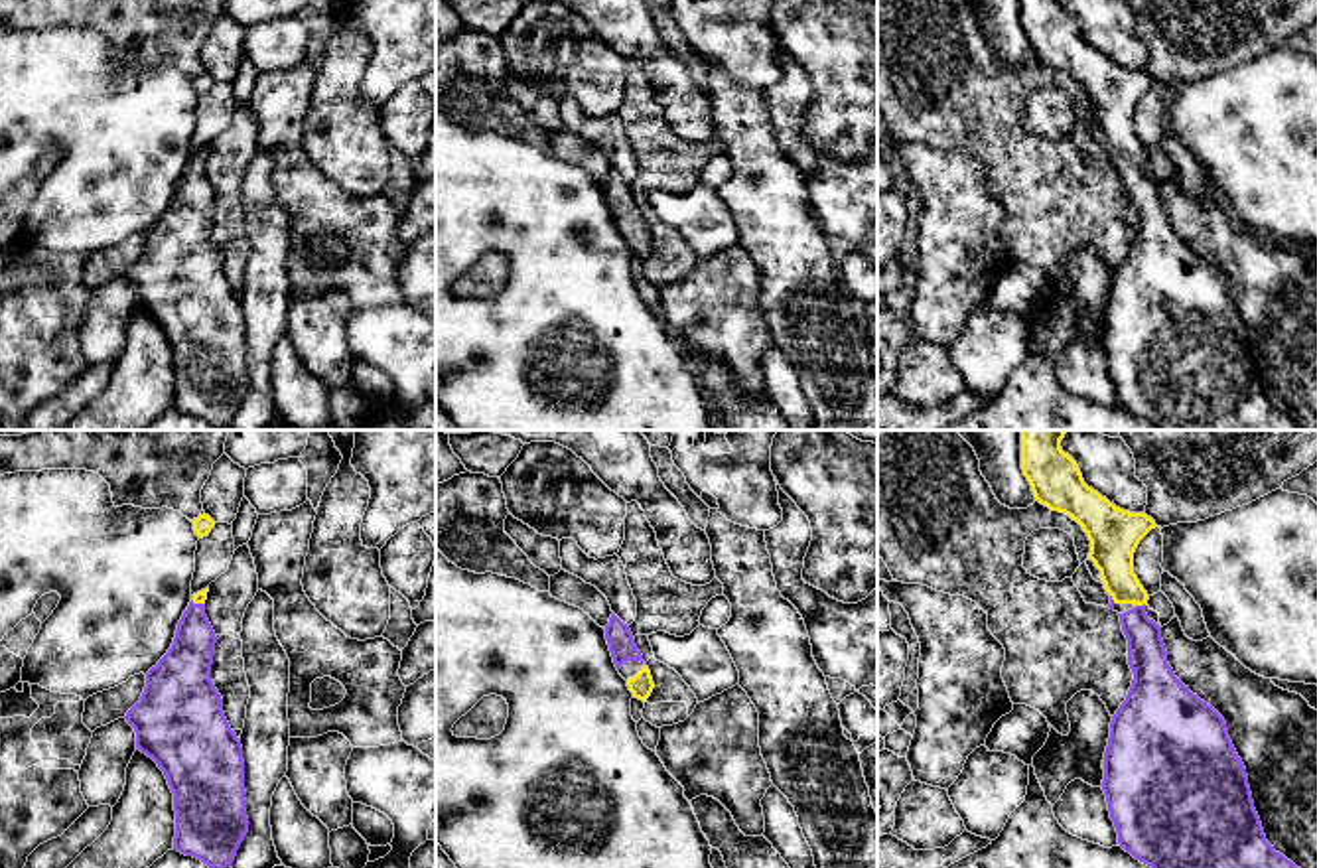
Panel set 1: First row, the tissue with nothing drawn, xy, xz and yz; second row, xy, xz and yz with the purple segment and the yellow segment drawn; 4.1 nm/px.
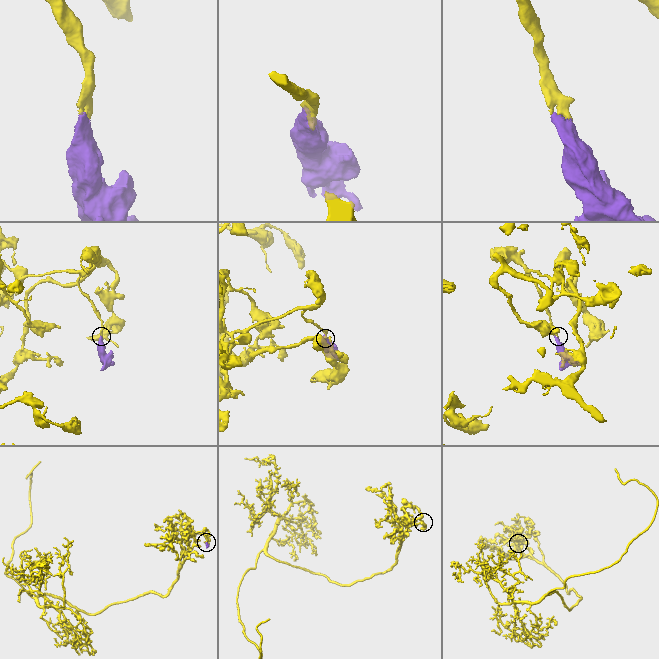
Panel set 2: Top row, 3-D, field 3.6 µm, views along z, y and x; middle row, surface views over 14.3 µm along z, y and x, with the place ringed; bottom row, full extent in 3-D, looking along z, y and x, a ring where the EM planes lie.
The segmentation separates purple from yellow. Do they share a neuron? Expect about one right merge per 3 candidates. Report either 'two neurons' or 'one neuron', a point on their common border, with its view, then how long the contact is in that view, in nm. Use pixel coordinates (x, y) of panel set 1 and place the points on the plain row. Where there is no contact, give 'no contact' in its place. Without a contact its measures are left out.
one neuron; contact yz (1140, 164); length 50 nm

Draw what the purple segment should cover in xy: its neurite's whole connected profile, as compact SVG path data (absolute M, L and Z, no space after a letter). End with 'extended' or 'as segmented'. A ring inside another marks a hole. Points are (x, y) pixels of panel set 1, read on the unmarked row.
M207 150L193 152L172 205L146 231L144 251L124 276L173 351L173 408L221 430L233 422L248 375L243 304L211 239L217 195L205 174Z; extended

